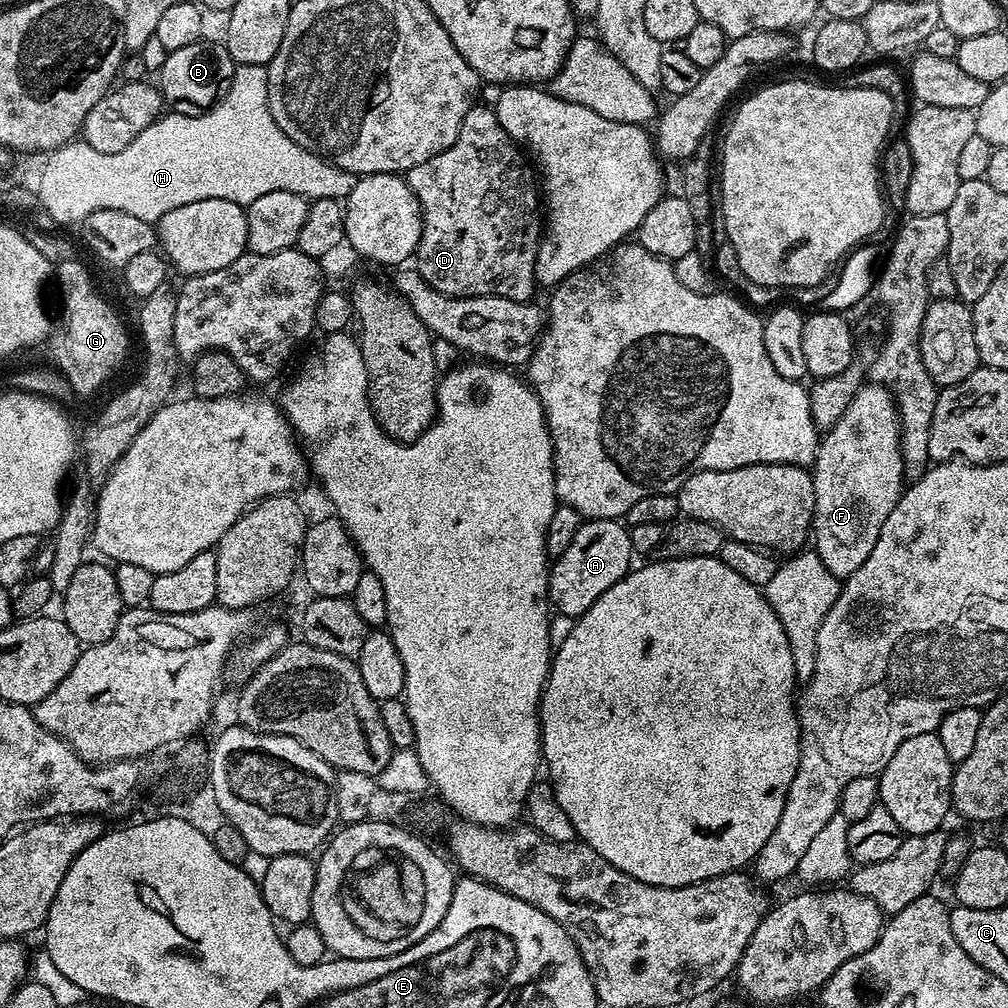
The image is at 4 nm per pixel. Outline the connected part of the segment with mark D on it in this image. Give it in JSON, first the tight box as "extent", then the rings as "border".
{"extent":[406,106,542,300],"border":[[[474,106],[458,130],[458,138],[442,154],[418,162],[406,179],[420,204],[424,218],[420,244],[414,253],[414,267],[434,290],[447,296],[501,296],[511,300],[533,299],[536,283],[536,255],[542,235],[542,196],[532,185],[524,165],[526,156],[515,140],[502,130],[491,107]]]}

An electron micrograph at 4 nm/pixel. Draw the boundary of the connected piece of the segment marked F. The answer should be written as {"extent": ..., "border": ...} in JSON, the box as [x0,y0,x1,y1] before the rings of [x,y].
{"extent":[810,382,906,578],"border":[[[868,382],[857,390],[845,413],[817,443],[816,458],[810,471],[814,482],[814,514],[810,533],[814,551],[818,558],[822,558],[822,566],[826,566],[830,574],[837,578],[850,577],[858,566],[862,566],[862,562],[866,562],[866,558],[870,558],[870,550],[874,550],[874,542],[878,542],[878,534],[886,518],[890,518],[890,510],[894,510],[906,487],[906,469],[900,449],[900,416],[887,387]]]}

